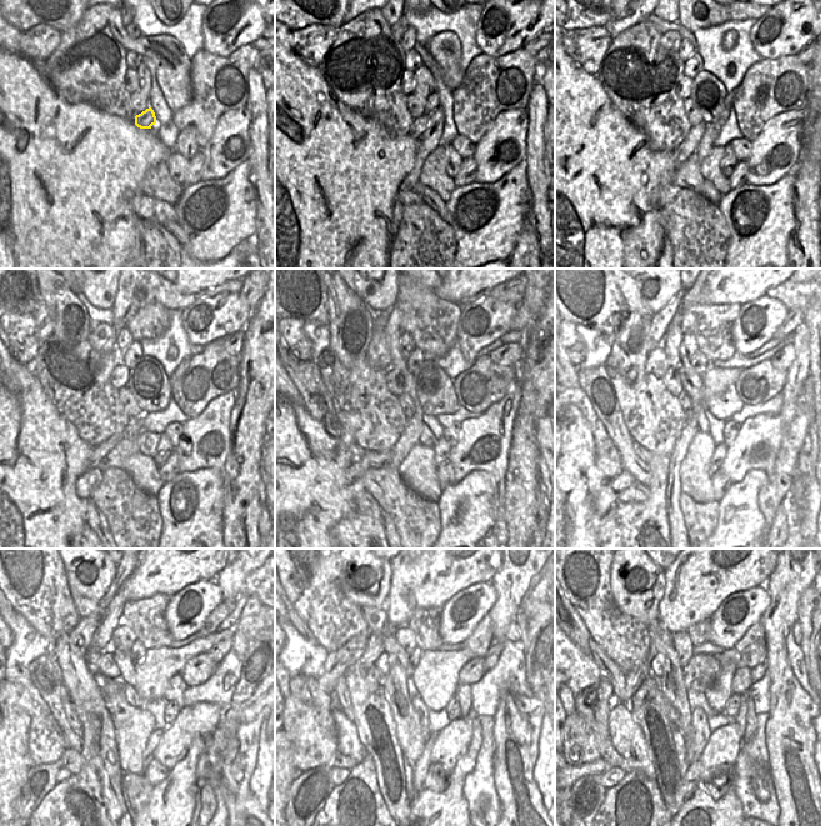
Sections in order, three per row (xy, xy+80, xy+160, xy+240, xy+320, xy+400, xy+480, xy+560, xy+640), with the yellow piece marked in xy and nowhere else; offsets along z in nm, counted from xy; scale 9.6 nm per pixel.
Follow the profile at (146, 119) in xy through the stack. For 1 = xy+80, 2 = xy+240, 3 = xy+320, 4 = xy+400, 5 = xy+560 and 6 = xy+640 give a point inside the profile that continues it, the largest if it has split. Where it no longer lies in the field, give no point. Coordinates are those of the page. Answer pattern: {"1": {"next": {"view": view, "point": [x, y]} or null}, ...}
{"1": {"next": {"view": "xy+80", "point": [420, 124]}}, "2": {"next": {"view": "xy+240", "point": [113, 452]}}, "3": {"next": {"view": "xy+320", "point": [373, 459]}}, "4": {"next": {"view": "xy+400", "point": [607, 496]}}, "5": {"next": {"view": "xy+560", "point": [308, 794]}}, "6": {"next": {"view": "xy+640", "point": [585, 796]}}}

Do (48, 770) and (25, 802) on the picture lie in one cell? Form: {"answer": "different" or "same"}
{"answer": "same"}

